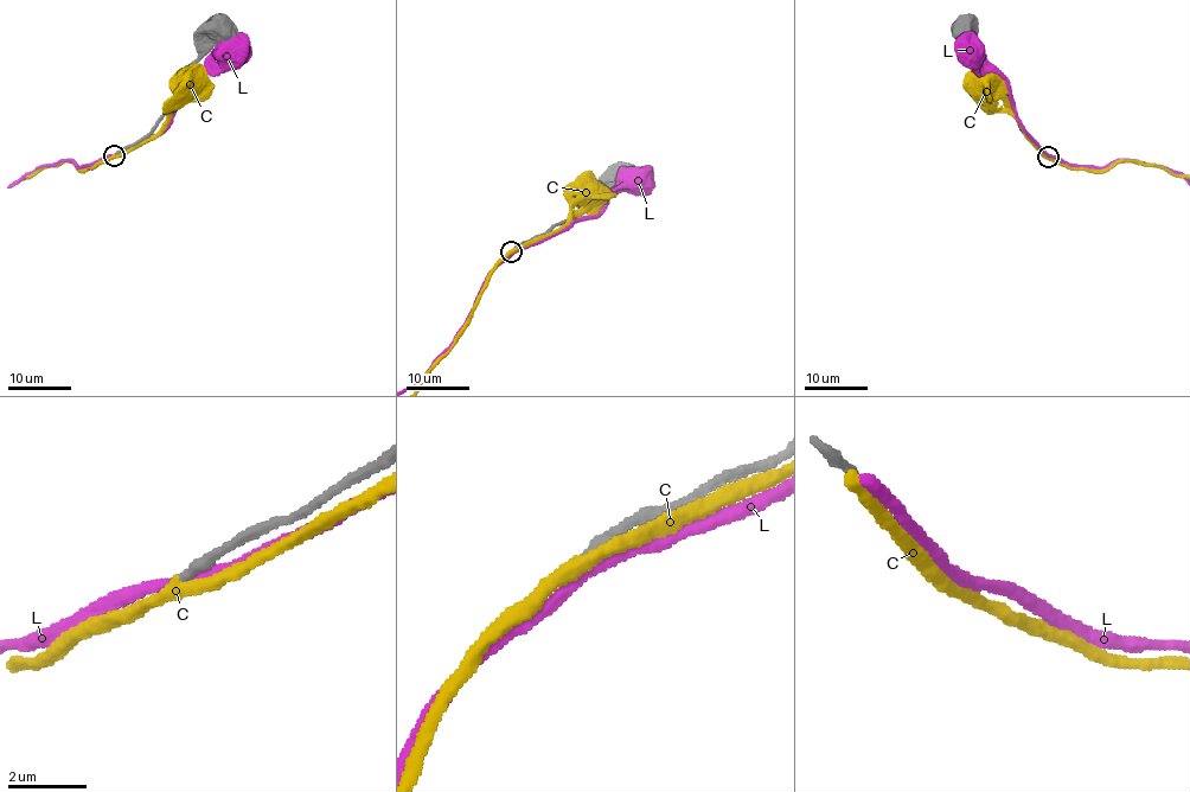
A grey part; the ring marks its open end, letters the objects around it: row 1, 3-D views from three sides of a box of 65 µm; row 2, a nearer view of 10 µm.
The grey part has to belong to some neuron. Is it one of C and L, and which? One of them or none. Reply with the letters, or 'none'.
none

